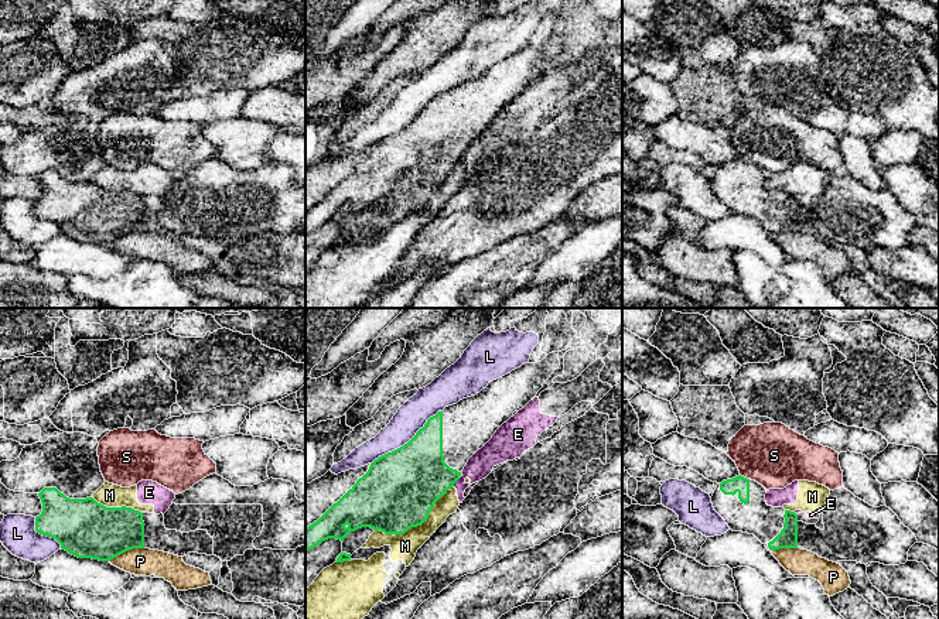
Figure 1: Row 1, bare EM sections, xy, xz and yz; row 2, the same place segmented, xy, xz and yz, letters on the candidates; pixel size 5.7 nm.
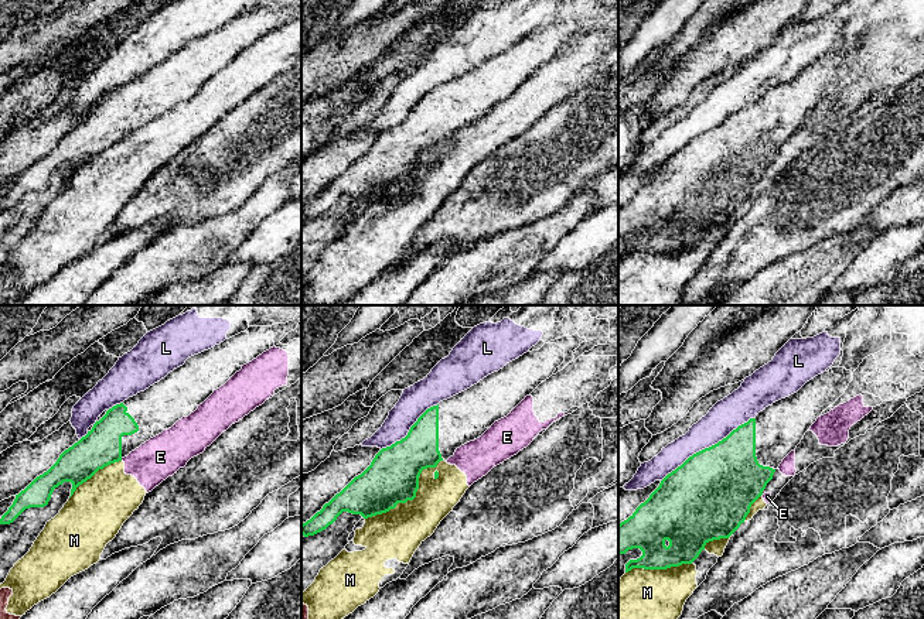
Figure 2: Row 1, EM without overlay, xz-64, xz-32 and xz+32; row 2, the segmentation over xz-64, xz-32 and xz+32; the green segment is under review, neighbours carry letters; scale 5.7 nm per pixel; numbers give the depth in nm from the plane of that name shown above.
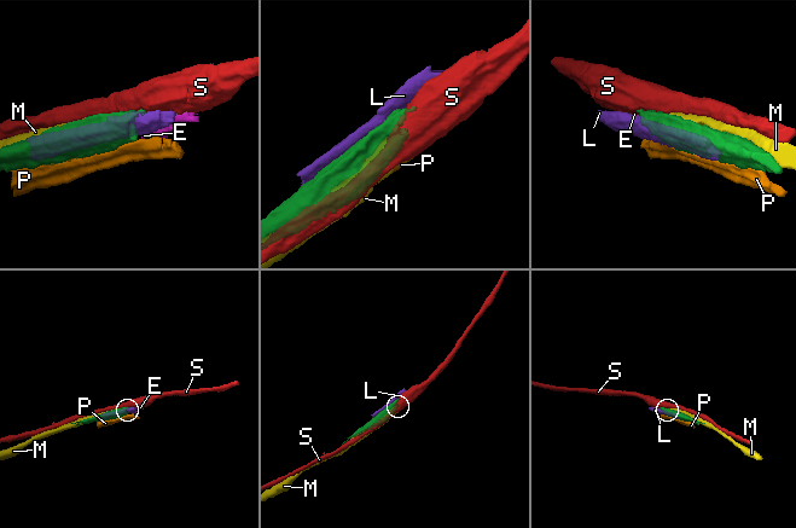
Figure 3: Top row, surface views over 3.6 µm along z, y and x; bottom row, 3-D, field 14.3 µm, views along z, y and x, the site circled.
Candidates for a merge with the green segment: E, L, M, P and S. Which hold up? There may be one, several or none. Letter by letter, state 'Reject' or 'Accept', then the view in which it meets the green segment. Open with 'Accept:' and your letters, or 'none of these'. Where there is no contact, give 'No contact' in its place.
Accept: none of these
E: Reject. Touches green in xz
L: Reject. Touches green in xz
M: Reject. Touches green in xz
P: Reject. Touches green in xy
S: Reject. Touches green in yz

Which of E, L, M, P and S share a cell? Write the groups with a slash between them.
E M / L / P / S

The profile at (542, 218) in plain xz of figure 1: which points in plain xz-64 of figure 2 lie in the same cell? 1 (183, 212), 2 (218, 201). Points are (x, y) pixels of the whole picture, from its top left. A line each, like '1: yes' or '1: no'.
1: yes
2: yes

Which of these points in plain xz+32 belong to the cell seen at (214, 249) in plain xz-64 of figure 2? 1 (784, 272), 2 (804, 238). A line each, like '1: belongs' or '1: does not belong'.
1: belongs
2: does not belong

